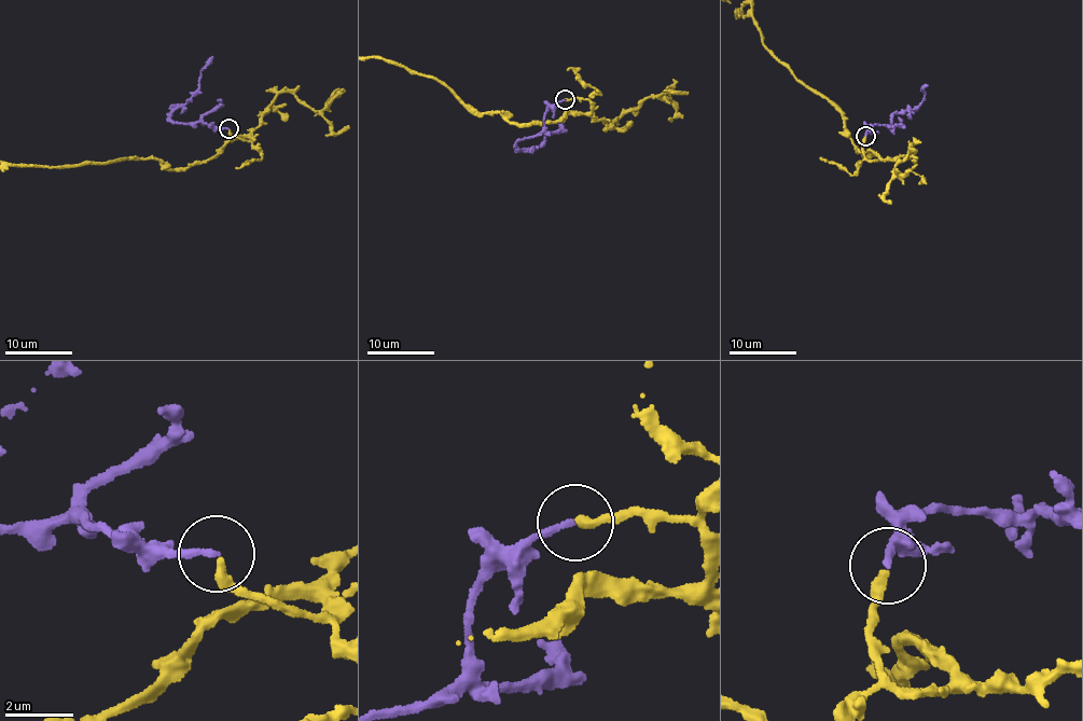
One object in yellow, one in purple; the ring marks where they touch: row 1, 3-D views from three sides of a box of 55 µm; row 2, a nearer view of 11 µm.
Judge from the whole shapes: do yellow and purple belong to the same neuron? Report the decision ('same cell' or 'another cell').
same cell

